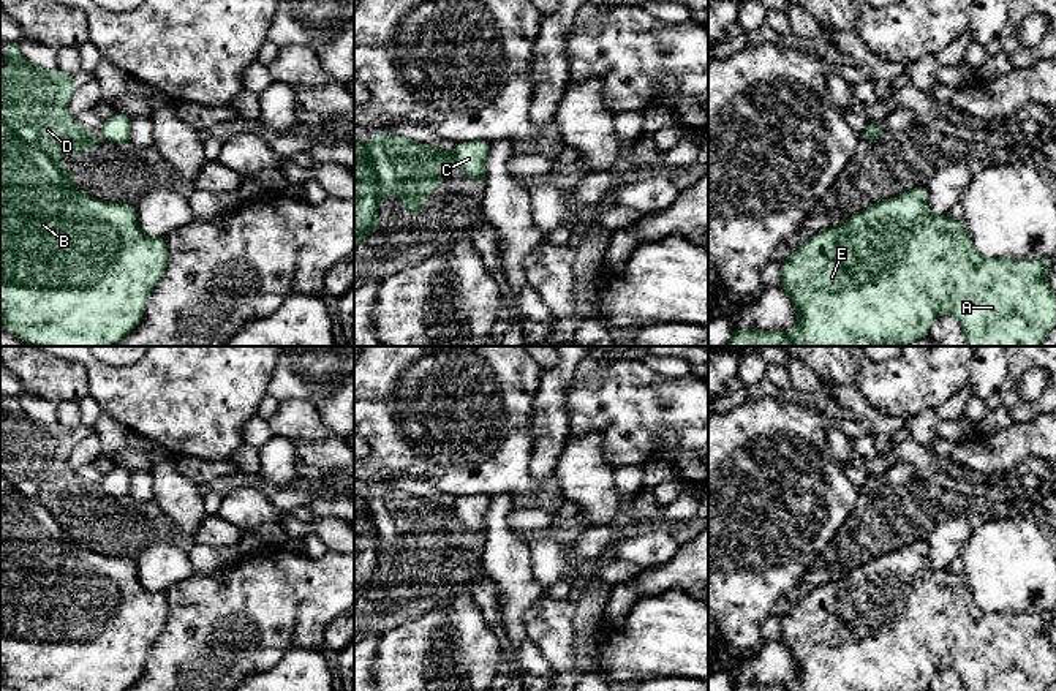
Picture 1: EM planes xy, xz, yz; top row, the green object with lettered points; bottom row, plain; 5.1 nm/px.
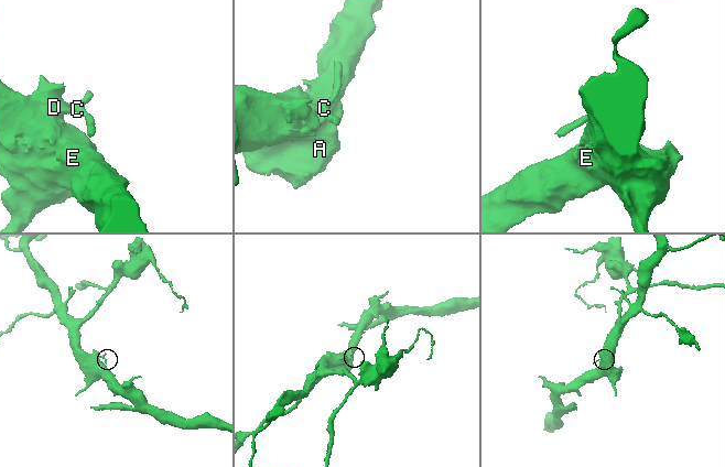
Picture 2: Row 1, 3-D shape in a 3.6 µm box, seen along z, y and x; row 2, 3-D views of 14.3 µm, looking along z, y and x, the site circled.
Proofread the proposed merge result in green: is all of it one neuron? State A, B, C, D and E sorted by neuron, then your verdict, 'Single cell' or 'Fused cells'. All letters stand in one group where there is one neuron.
Groups: A B D E / C. Fused cells

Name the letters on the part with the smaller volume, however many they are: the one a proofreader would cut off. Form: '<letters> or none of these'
C

